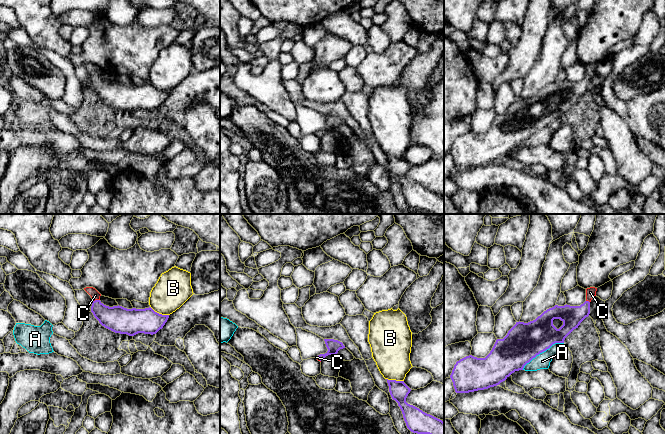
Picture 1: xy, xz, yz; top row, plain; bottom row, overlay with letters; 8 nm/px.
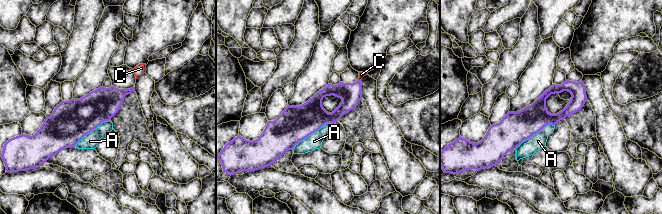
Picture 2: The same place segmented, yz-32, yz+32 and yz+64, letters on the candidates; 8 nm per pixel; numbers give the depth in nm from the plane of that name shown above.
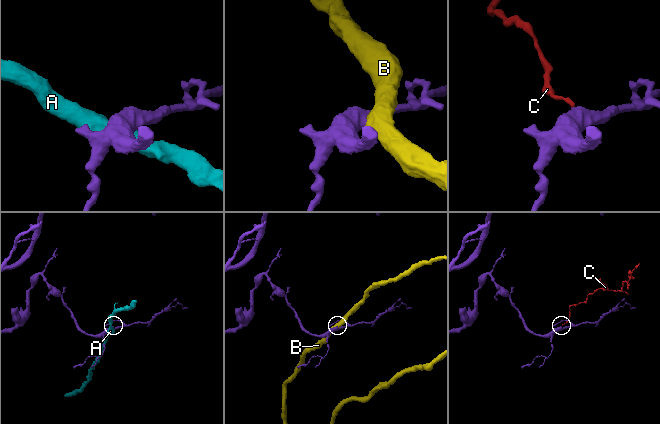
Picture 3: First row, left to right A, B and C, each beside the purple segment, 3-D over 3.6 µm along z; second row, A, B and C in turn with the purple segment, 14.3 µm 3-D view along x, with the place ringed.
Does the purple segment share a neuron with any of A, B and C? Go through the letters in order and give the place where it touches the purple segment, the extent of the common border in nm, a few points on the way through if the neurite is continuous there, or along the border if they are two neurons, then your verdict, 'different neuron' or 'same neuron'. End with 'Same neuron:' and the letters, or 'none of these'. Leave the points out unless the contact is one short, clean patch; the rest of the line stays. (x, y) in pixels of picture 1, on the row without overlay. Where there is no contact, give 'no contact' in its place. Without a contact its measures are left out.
A: contact yz (542, 127); length 400 nm; different neuron
B: contact xy (158, 89); length 170 nm; different neuron
C: contact xy (95, 76); length 70 nm; way xy (118, 95), (111, 94), (95, 76), (95, 71); same neuron
Same neuron: C

